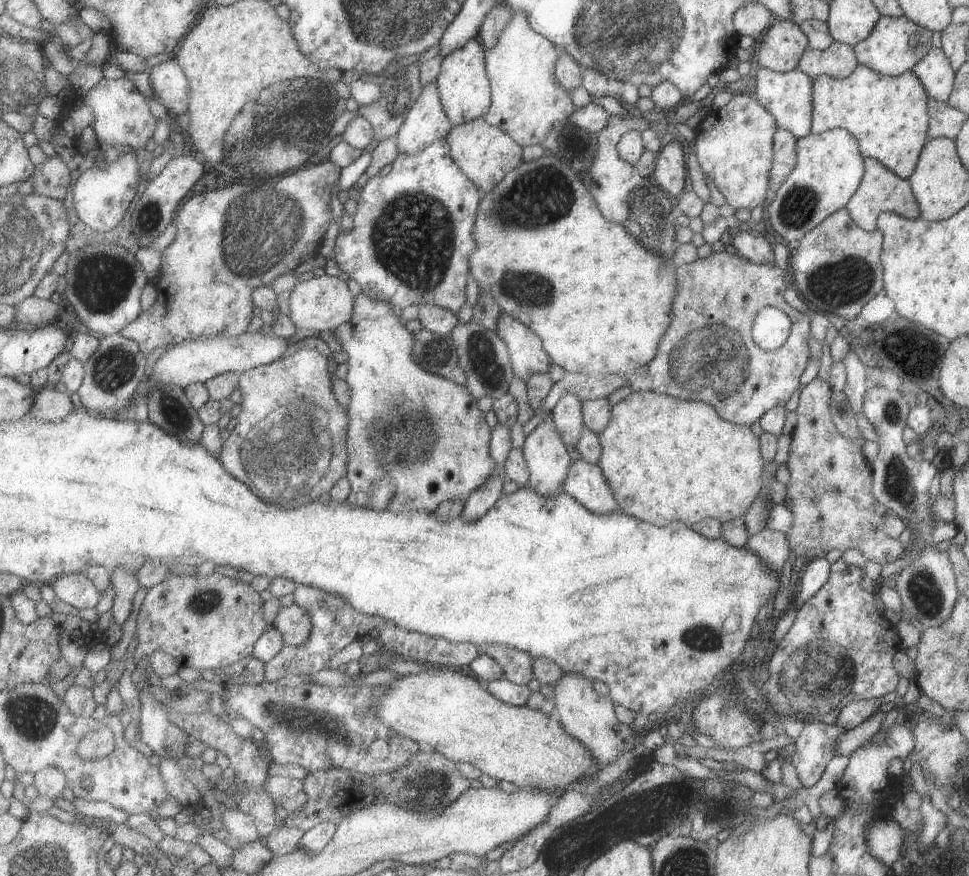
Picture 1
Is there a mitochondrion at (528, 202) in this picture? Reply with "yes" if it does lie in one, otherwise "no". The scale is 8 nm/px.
yes

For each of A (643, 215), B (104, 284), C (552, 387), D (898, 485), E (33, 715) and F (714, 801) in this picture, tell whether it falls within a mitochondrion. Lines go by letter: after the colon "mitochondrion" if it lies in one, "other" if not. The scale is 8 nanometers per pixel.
A: mitochondrion
B: mitochondrion
C: other
D: mitochondrion
E: mitochondrion
F: mitochondrion

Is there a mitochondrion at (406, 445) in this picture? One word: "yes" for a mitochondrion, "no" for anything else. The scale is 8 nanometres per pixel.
yes

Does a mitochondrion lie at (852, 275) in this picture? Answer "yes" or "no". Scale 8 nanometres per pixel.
yes

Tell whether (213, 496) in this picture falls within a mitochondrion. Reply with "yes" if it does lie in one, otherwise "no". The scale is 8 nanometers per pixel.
no

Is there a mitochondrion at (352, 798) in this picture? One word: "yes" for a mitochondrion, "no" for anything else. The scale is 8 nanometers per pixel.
no

